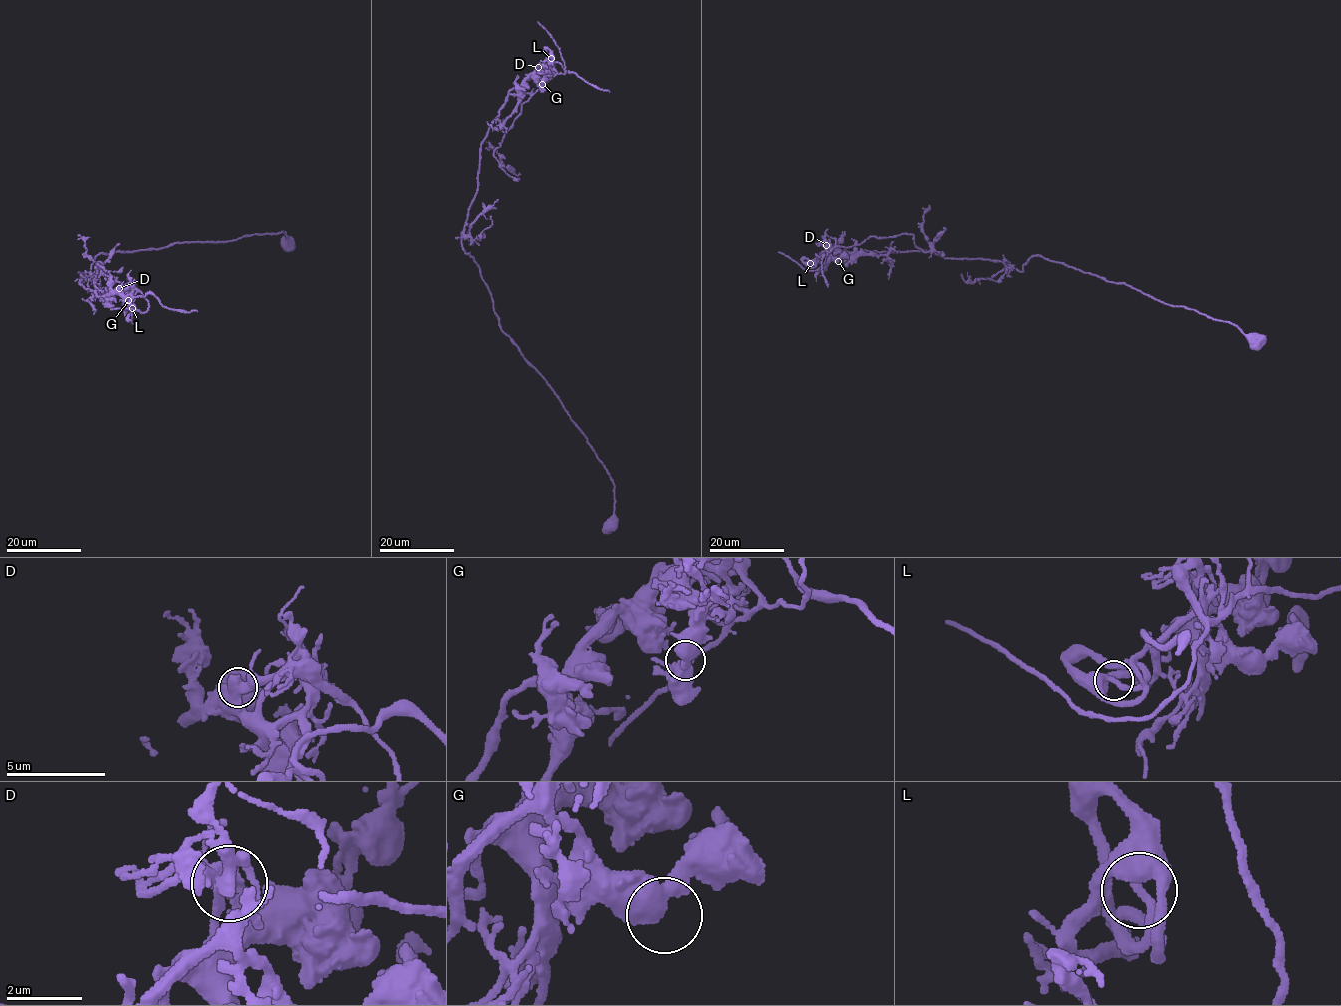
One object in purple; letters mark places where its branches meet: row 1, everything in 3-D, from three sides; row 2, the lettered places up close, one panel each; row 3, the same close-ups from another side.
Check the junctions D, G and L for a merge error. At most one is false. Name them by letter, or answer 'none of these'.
D

